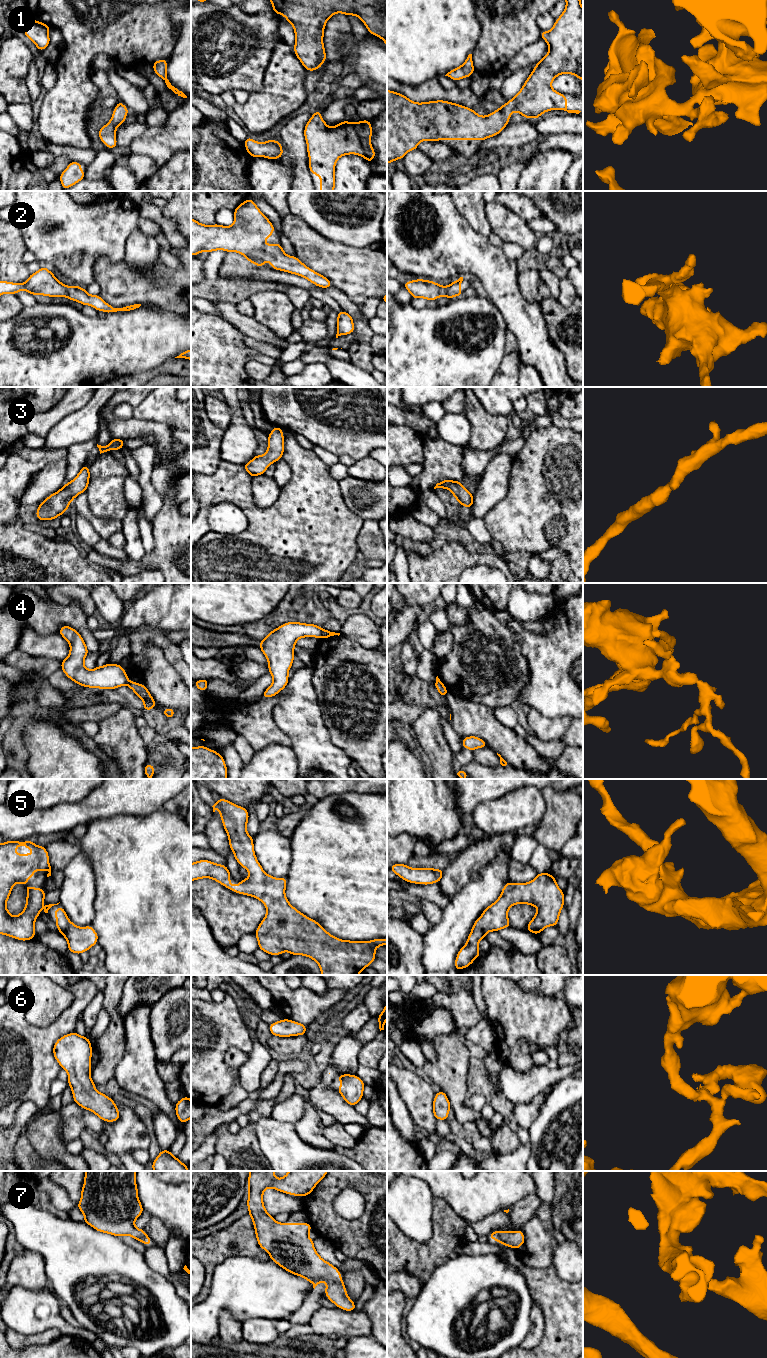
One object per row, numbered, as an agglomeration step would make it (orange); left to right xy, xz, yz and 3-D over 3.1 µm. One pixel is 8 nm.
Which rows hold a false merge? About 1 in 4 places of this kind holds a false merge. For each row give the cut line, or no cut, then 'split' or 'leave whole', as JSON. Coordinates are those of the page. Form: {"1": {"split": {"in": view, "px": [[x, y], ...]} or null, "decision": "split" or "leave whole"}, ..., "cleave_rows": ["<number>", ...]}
{"1": {"split": null, "decision": "leave whole"}, "2": {"split": null, "decision": "leave whole"}, "3": {"split": null, "decision": "leave whole"}, "4": {"split": {"in": "xz", "px": [[324, 630], [320, 637]]}, "decision": "split"}, "5": {"split": null, "decision": "leave whole"}, "6": {"split": null, "decision": "leave whole"}, "7": {"split": null, "decision": "leave whole"}, "cleave_rows": ["4"]}

